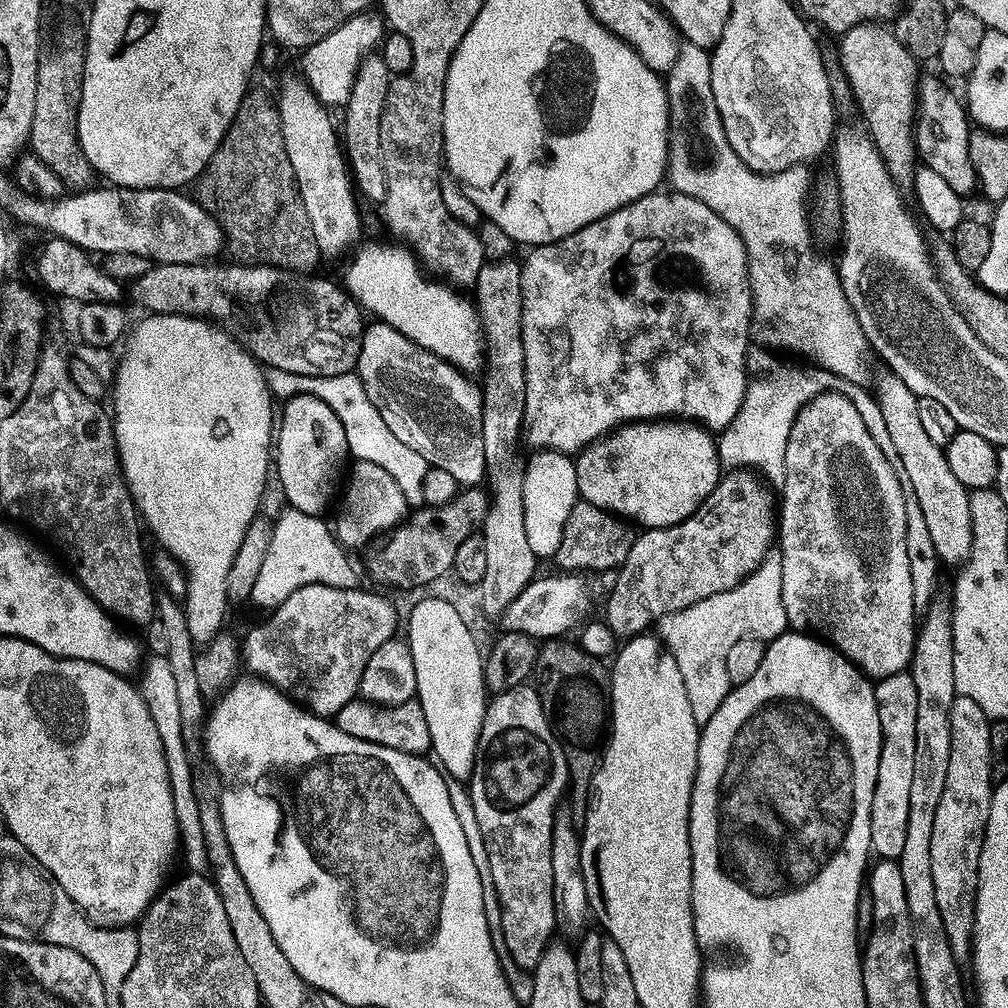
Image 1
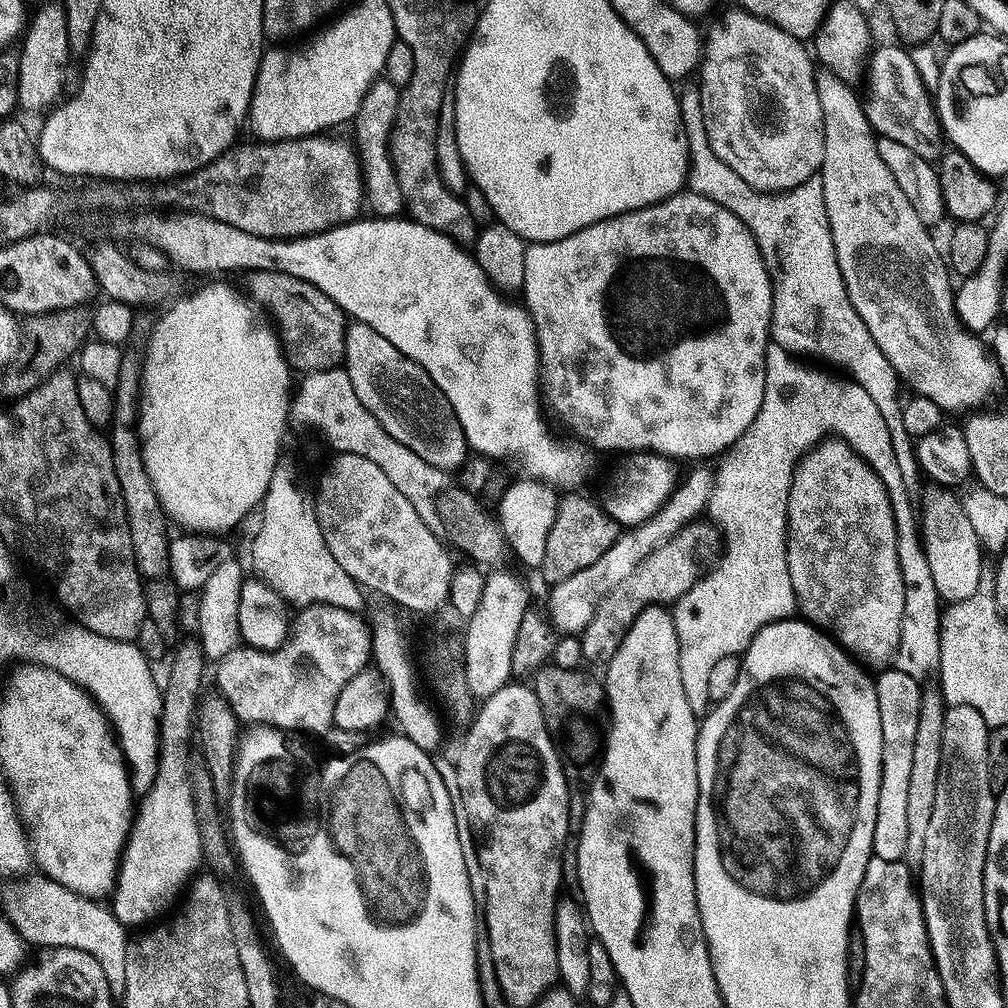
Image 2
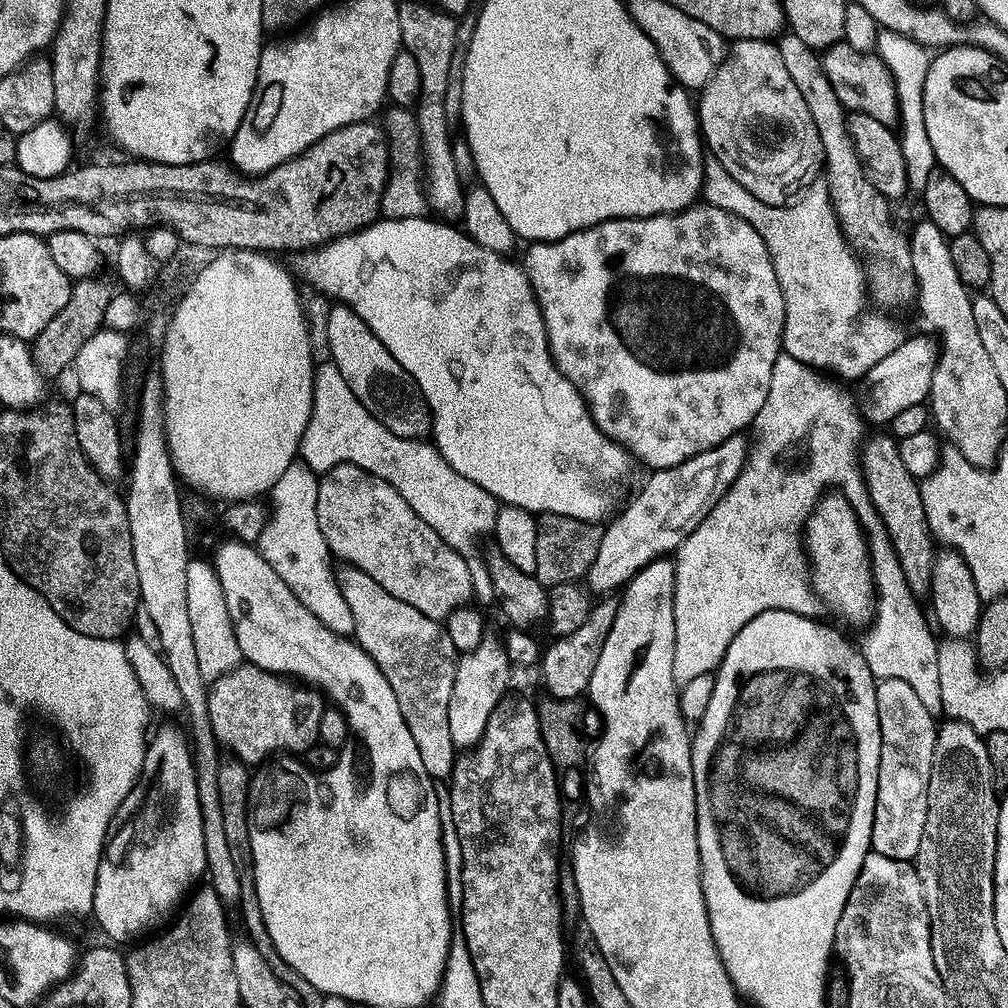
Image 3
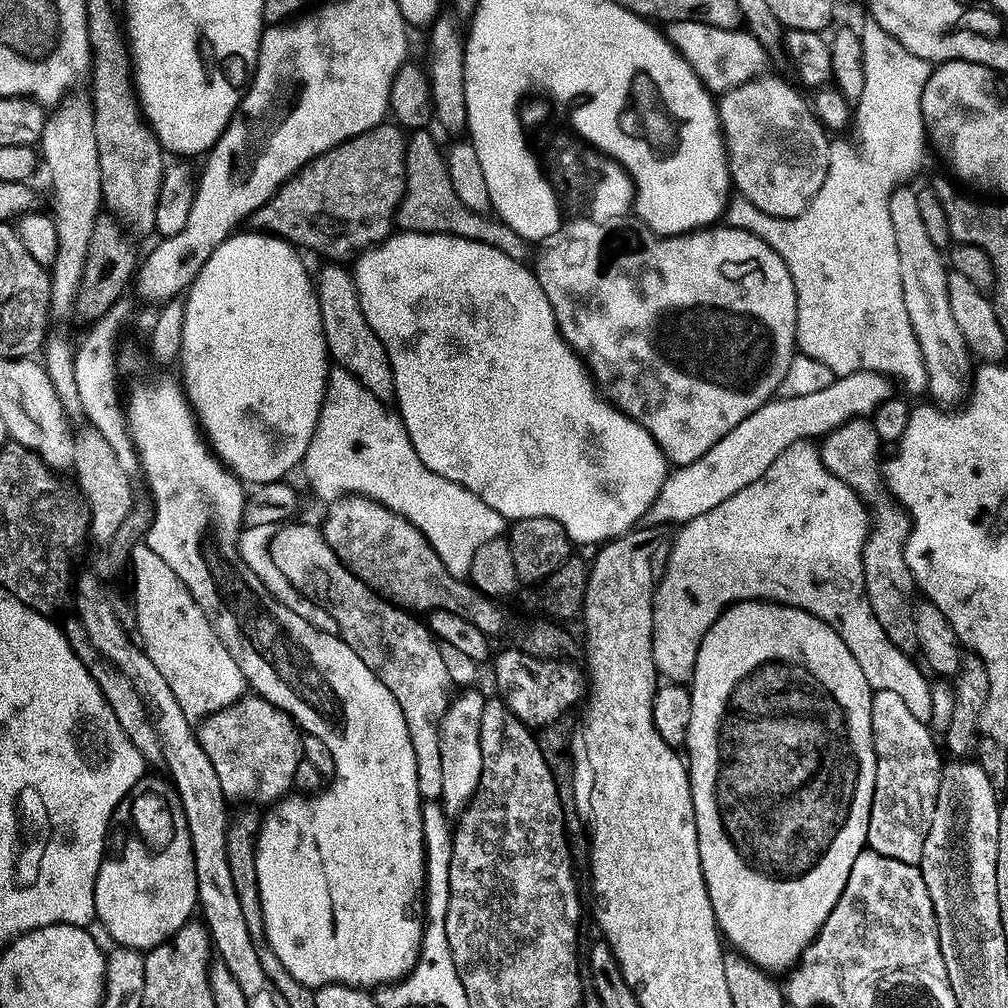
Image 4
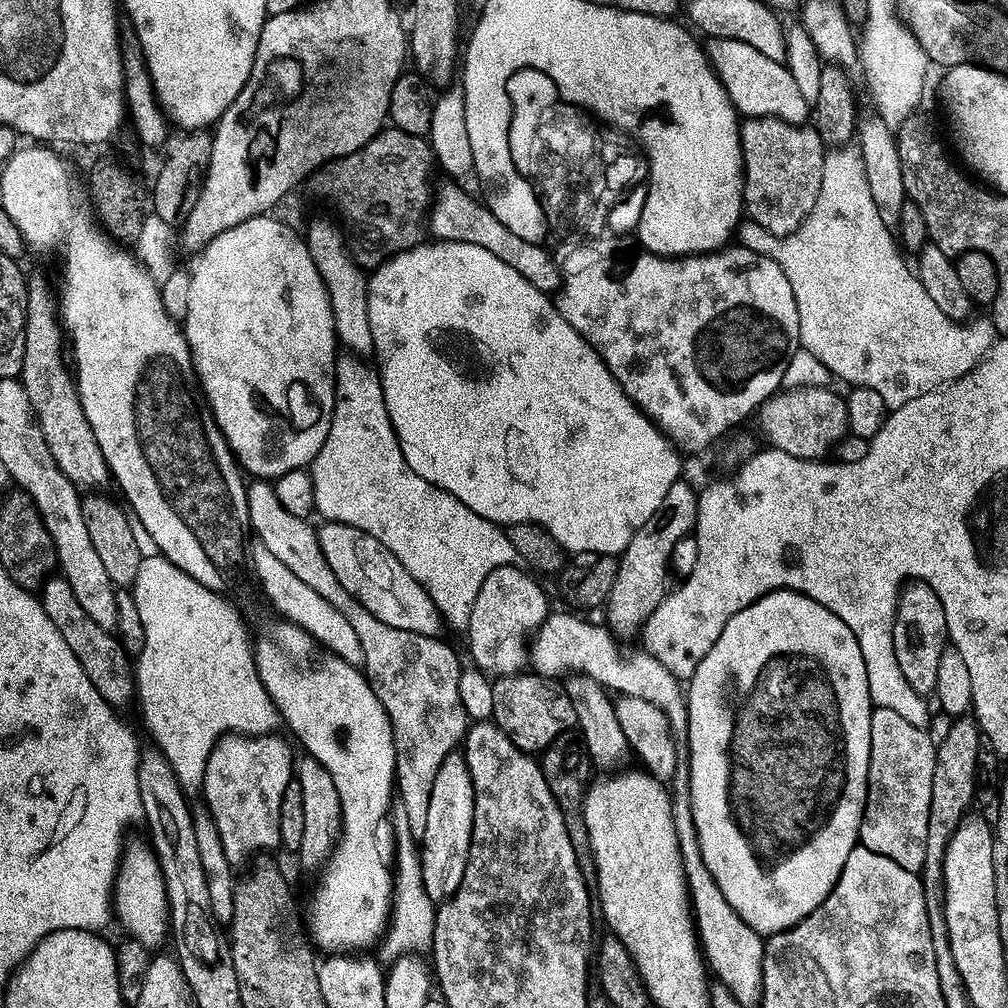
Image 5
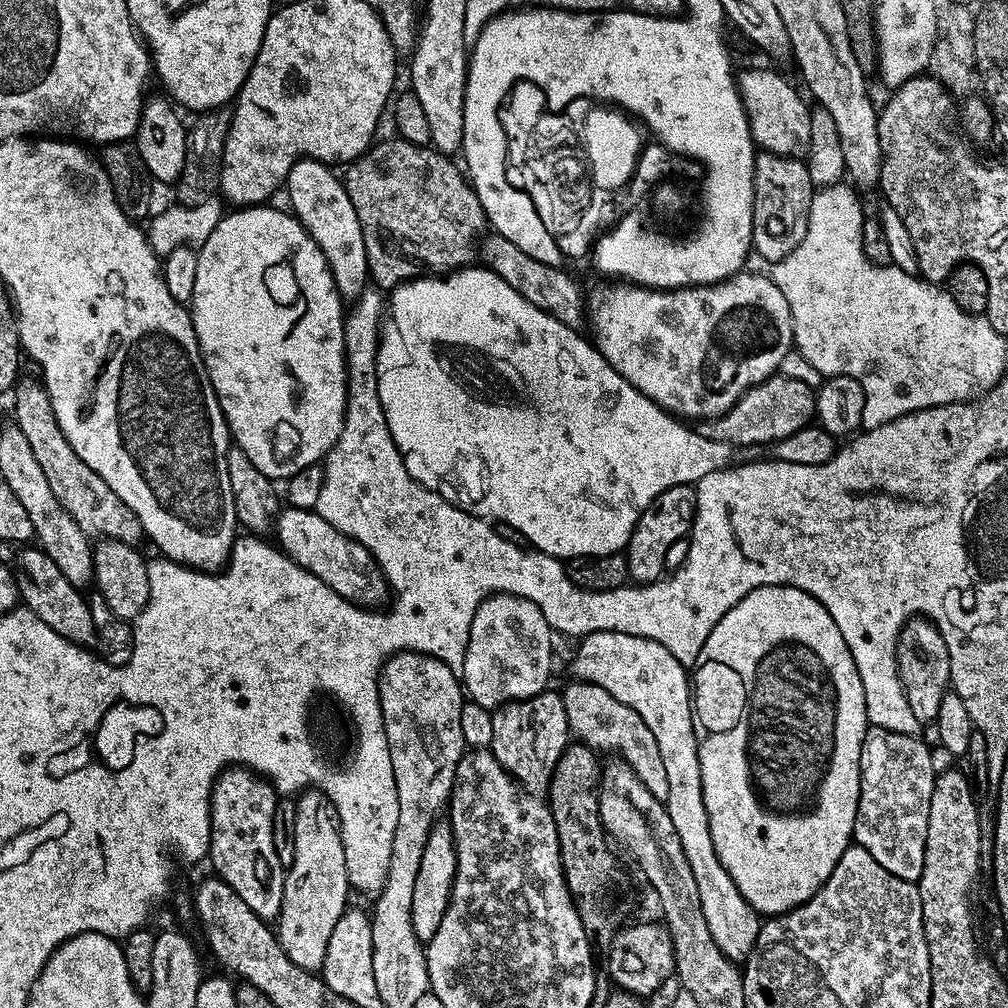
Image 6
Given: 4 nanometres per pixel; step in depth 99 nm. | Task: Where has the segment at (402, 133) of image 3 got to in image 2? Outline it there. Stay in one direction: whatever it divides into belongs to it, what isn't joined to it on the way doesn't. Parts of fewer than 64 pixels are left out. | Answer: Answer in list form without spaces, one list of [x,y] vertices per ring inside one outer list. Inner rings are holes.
[[[381,78],[375,80],[362,98],[362,106],[354,121],[356,153],[360,155],[360,172],[364,175],[364,198],[366,208],[376,218],[396,218],[405,211],[402,187],[399,186],[389,144],[392,141],[392,127],[396,125],[400,88],[394,82]]]

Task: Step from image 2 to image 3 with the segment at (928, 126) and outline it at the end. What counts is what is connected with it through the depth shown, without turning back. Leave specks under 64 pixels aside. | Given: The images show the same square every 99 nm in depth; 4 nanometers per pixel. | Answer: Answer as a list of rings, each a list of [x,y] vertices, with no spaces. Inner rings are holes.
[[[841,42],[823,49],[822,59],[826,78],[830,78],[830,86],[834,86],[834,94],[838,94],[845,109],[869,115],[887,126],[897,123],[896,79],[892,77],[880,55],[875,51],[859,52],[849,44]]]

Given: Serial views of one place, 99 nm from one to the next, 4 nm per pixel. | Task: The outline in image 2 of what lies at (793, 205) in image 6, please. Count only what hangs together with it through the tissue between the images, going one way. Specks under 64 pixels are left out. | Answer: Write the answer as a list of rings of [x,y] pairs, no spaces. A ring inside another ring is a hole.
[[[731,10],[725,14],[721,20],[716,20],[712,24],[712,29],[706,32],[706,39],[702,44],[702,59],[698,65],[698,87],[700,90],[700,101],[702,102],[702,118],[706,122],[706,138],[710,138],[710,150],[742,178],[756,192],[788,192],[792,188],[802,186],[811,176],[817,175],[820,167],[824,165],[824,127],[822,126],[822,105],[818,102],[818,90],[816,89],[816,73],[814,67],[814,56],[811,51],[806,49],[805,41],[794,38],[786,34],[778,26],[771,24],[769,20],[758,18],[754,14],[743,10]]]

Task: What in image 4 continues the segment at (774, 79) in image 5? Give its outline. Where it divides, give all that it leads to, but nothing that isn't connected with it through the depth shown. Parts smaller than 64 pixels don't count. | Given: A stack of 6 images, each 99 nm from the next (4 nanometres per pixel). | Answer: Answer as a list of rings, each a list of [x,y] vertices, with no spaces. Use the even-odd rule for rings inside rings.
[[[667,22],[666,35],[678,54],[686,58],[690,70],[698,74],[704,87],[713,94],[723,94],[747,80],[761,75],[770,57],[752,33],[740,28],[706,26],[706,22]]]

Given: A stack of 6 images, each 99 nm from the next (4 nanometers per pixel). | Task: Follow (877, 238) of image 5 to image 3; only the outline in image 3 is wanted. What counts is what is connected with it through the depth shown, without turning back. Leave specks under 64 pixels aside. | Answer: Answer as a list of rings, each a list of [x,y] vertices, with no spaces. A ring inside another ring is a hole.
[[[708,158],[704,162],[704,187],[702,200],[705,204],[713,204],[754,226],[758,230],[758,238],[766,242],[766,250],[770,254],[770,262],[774,266],[774,274],[778,278],[778,286],[784,299],[784,339],[783,351],[790,353],[798,362],[808,364],[811,368],[823,370],[825,373],[837,372],[848,380],[859,381],[886,354],[890,354],[902,343],[902,335],[884,316],[871,316],[864,309],[866,301],[866,281],[863,267],[848,247],[844,232],[836,220],[836,211],[832,208],[832,200],[828,197],[827,179],[818,178],[805,188],[795,202],[767,204],[758,202],[742,182],[734,182],[730,174],[722,166],[722,162]]]

